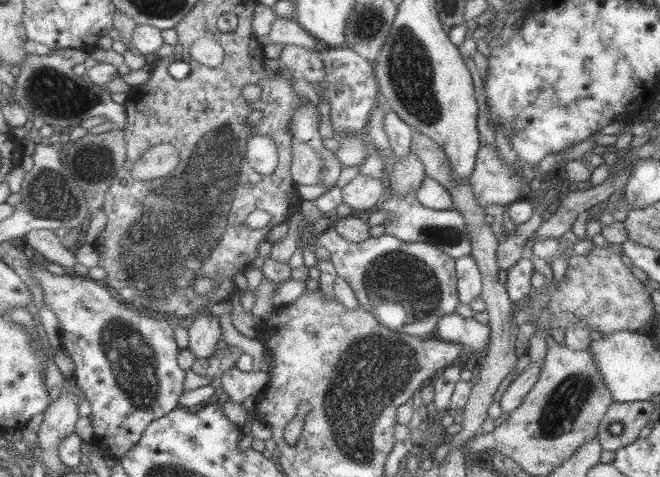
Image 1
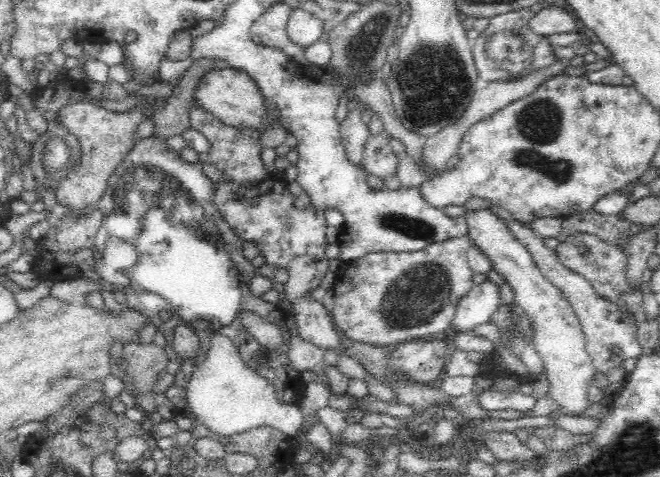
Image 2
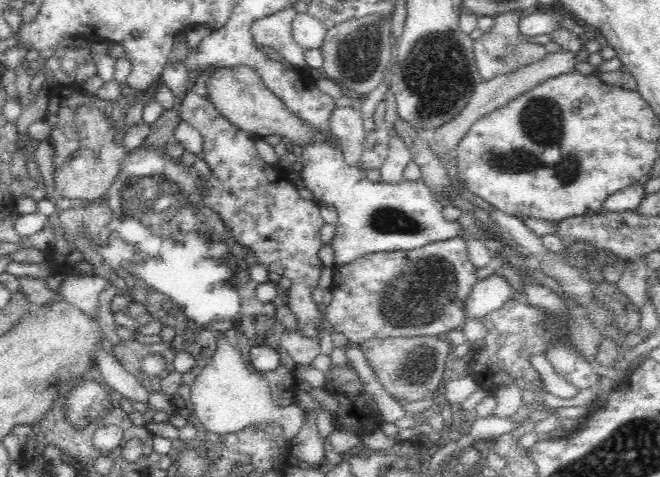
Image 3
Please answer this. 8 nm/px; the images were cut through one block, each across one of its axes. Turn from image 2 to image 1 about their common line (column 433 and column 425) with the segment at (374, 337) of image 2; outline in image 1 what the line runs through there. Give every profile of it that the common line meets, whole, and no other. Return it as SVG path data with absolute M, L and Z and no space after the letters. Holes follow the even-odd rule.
M333 225L313 243L315 248L323 247L330 253L338 274L350 285L359 306L394 332L415 337L431 333L438 321L451 315L460 303L454 260L431 244L402 242L385 234L355 244L341 236Z

